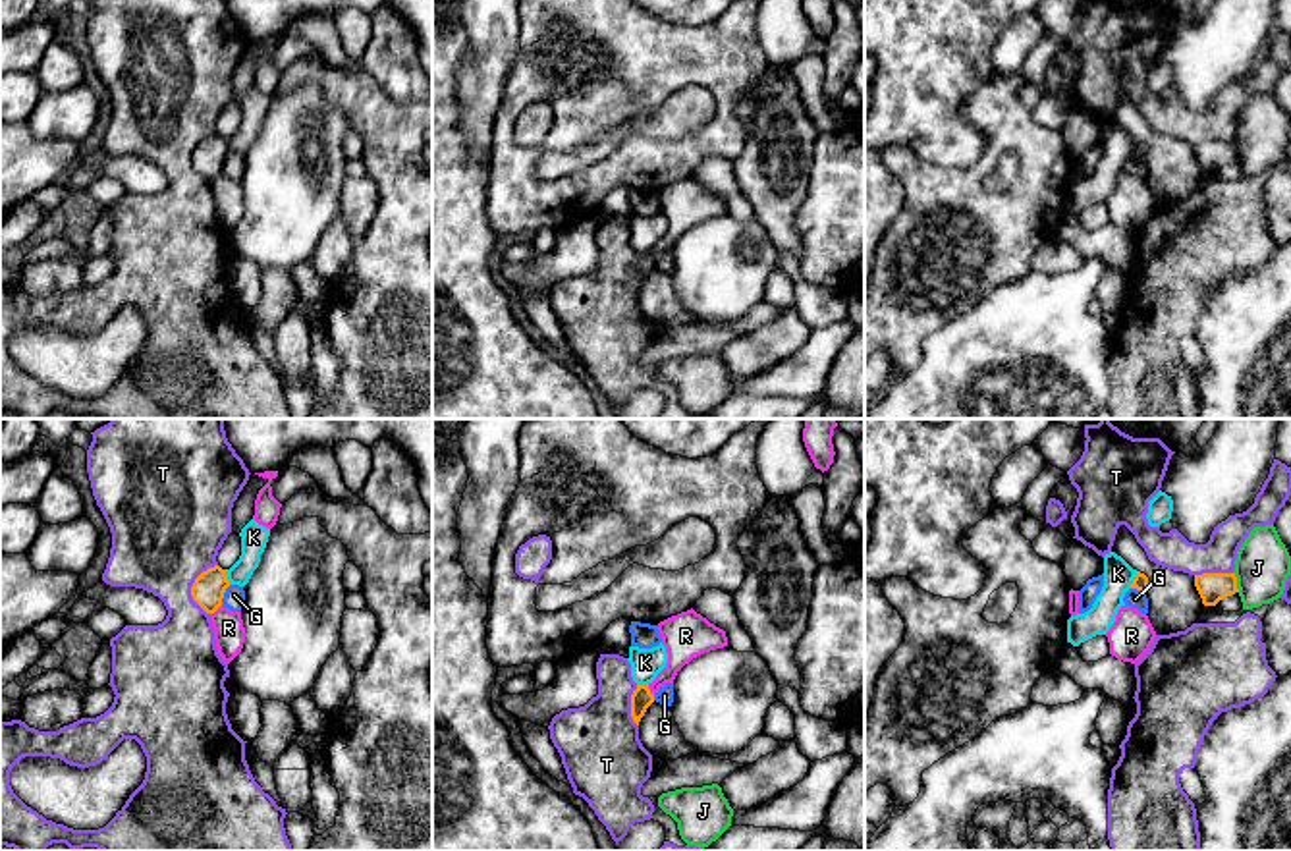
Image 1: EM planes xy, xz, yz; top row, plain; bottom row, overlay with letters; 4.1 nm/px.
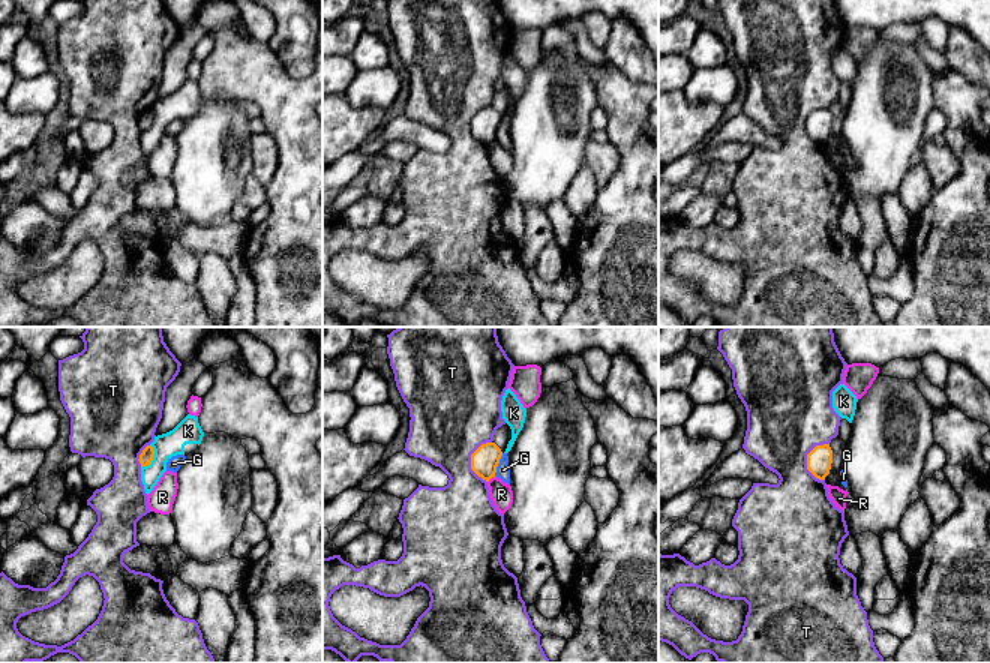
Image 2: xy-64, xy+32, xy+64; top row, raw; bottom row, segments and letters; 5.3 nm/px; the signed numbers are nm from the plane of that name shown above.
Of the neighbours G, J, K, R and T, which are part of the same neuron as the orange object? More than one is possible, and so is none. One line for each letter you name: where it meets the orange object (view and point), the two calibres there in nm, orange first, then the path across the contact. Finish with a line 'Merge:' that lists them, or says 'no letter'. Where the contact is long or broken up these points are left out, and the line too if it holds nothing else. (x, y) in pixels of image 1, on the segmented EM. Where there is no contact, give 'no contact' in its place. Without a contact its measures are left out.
Merge: no letter

